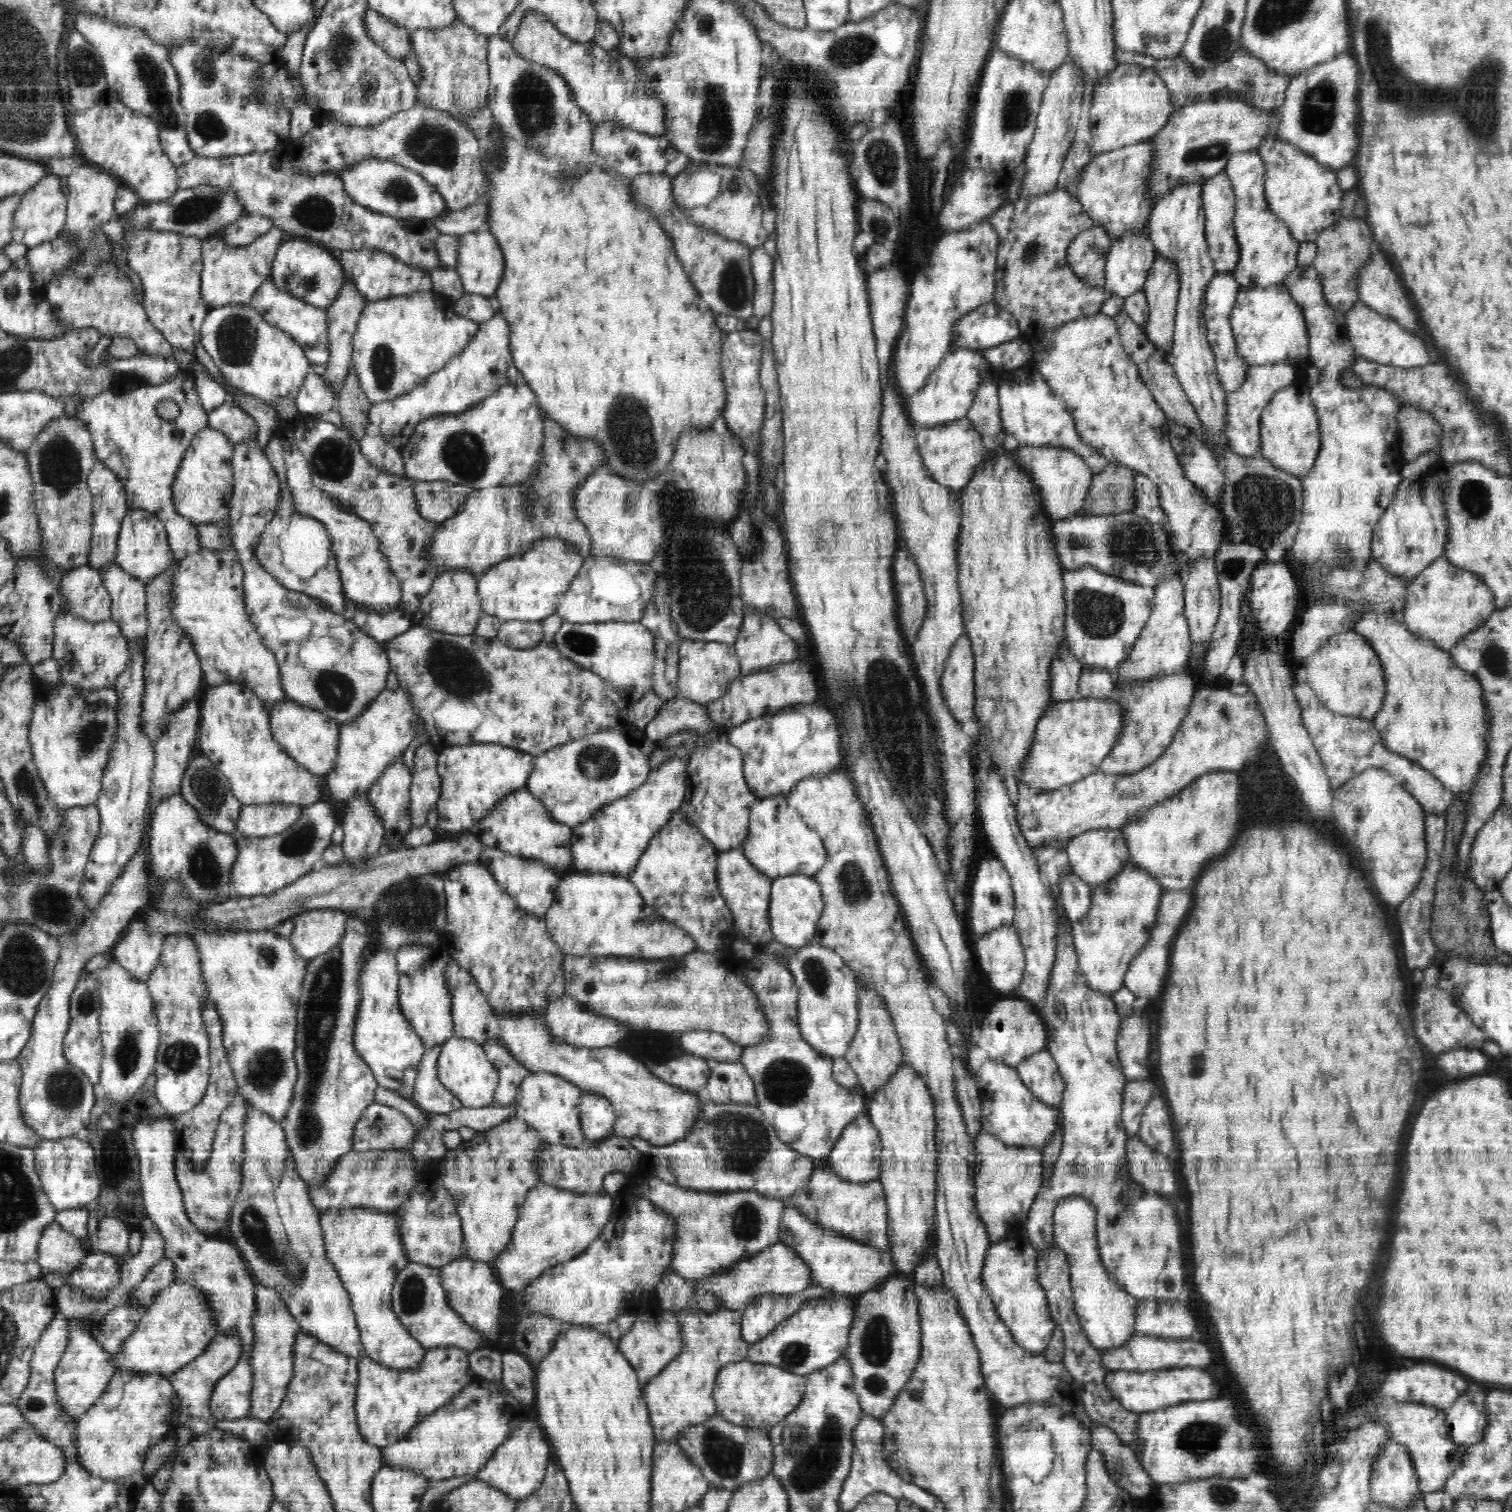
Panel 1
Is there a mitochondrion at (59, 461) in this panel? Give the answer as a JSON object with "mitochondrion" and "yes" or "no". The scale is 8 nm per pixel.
{"mitochondrion":"yes"}

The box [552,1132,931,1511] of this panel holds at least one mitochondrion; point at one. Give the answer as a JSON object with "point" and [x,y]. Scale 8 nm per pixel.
{"point":[814,1458]}

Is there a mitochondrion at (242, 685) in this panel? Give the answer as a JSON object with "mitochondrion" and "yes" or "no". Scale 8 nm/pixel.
{"mitochondrion":"no"}

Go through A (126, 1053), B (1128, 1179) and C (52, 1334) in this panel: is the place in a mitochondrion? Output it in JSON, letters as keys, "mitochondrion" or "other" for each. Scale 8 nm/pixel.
{"A":"mitochondrion","B":"other","C":"other"}

